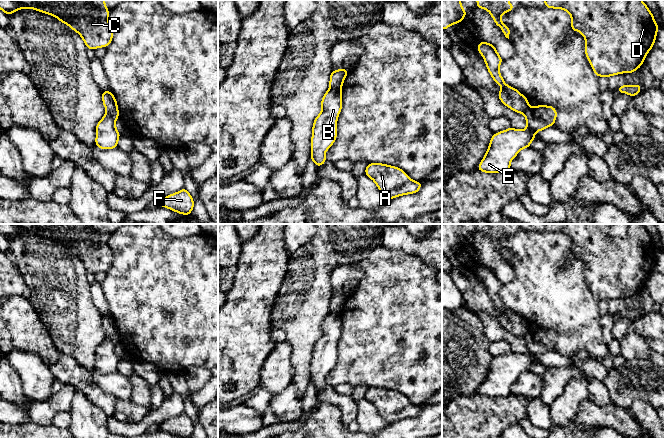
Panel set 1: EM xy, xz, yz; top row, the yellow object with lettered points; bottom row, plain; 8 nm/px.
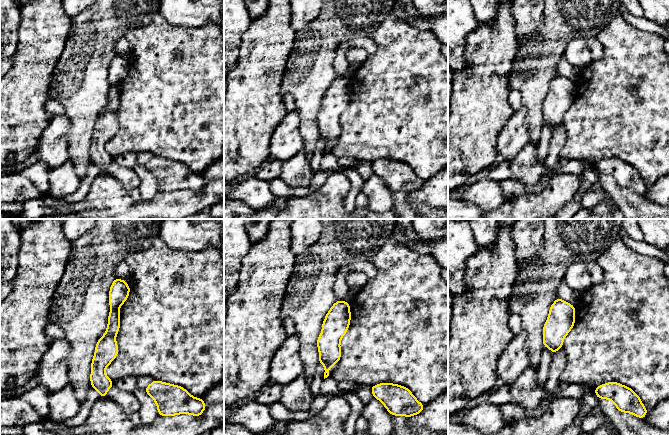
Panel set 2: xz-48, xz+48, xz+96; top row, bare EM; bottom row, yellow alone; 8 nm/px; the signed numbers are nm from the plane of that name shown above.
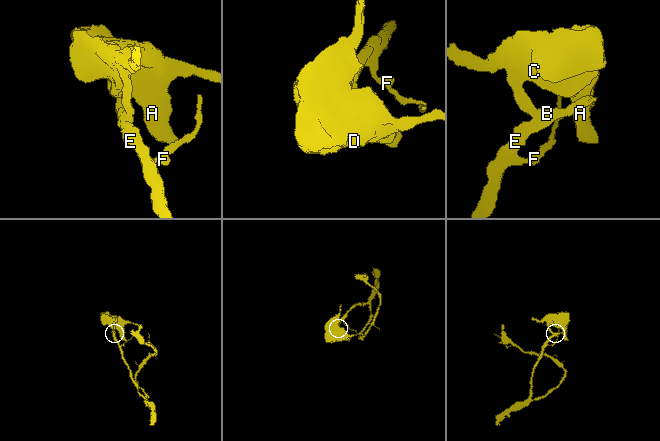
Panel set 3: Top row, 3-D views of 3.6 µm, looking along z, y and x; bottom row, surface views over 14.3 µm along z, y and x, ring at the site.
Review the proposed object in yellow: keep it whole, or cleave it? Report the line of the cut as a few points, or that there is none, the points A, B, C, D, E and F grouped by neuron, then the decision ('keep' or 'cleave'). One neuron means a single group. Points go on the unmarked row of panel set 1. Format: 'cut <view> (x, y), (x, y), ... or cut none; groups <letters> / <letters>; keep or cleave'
cut xz (341, 308), (330, 310); groups A C D / B E F; cleave

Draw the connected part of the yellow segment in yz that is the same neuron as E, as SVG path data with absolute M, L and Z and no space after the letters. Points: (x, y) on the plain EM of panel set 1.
M538 329L529 331L524 340L527 347L524 354L510 351L492 359L488 374L477 391L478 394L485 397L510 395L512 383L522 373L530 371L530 367L535 364L535 357L554 349L557 334L553 330Z

